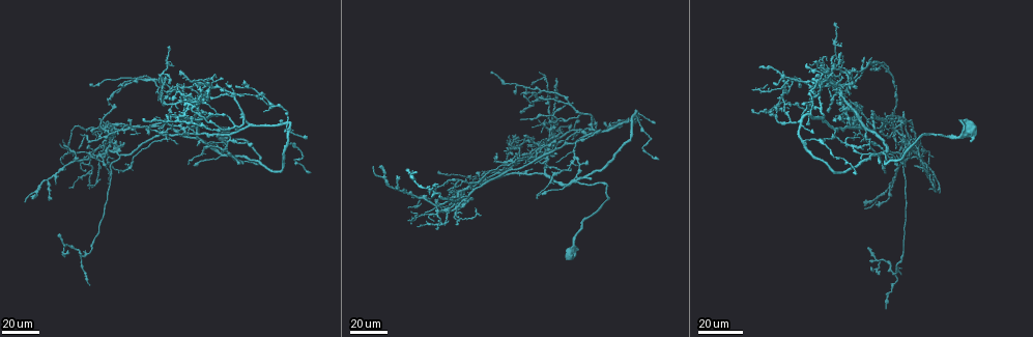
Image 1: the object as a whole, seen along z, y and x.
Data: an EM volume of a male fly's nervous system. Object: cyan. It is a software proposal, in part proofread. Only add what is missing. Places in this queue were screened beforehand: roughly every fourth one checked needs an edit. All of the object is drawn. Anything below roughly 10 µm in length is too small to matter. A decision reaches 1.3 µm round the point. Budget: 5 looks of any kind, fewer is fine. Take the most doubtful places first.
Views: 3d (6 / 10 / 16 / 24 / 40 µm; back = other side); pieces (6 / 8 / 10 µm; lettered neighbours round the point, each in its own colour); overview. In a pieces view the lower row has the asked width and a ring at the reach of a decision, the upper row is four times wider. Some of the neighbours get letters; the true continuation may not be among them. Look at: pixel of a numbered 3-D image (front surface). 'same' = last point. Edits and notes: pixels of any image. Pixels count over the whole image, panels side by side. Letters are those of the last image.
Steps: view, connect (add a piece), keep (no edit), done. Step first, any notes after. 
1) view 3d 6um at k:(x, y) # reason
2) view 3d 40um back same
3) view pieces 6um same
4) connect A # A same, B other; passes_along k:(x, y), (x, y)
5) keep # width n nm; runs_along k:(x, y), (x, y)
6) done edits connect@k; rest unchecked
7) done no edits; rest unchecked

view 3d 40um at 1:(171, 113) # an open end

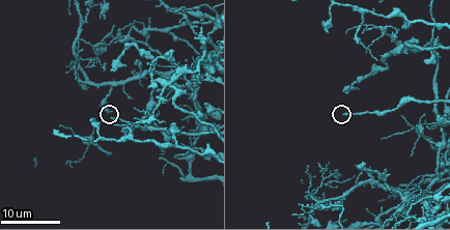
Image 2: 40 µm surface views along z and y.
view pieces 8um at 2:(113, 117)

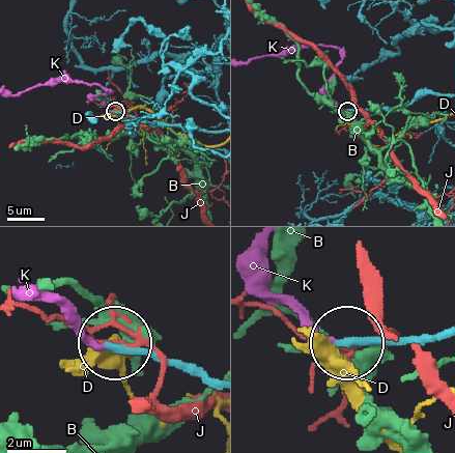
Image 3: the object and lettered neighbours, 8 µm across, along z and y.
connect K # width 280 nm; B other, D other, J other, K same; it goes on there

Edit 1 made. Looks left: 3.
view overview

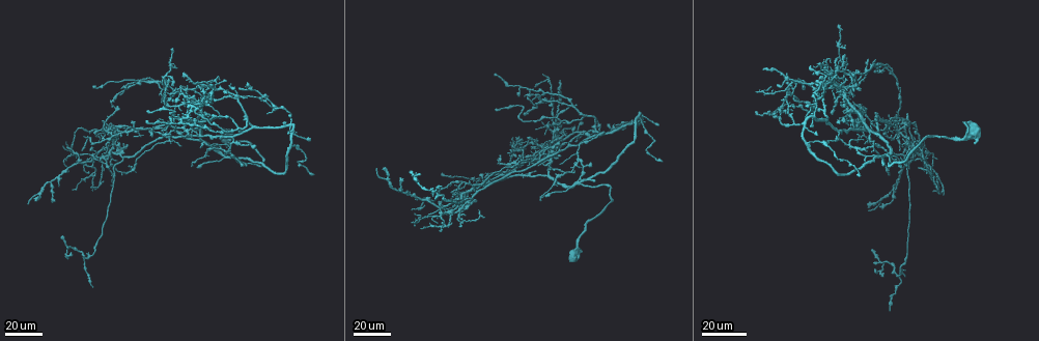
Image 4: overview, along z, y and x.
view 3d 40um at 4:(870, 209) # an open end

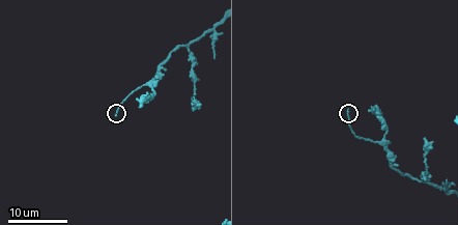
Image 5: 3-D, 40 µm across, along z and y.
view pieces 8um at 5:(349, 110)

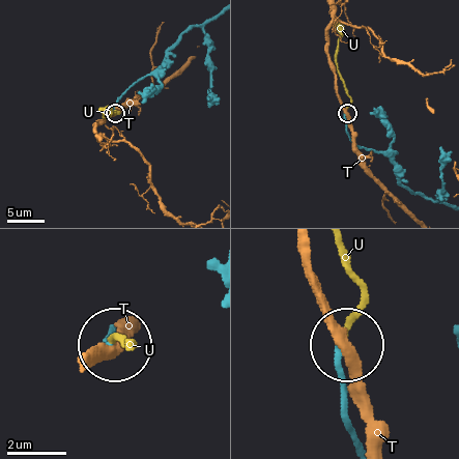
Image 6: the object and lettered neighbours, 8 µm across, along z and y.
connect U # T other, U same; the neuron continues

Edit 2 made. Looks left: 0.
done edits connect@3, connect@6; rest unchecked

